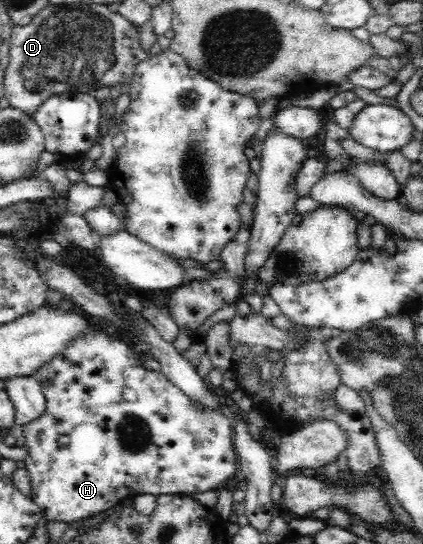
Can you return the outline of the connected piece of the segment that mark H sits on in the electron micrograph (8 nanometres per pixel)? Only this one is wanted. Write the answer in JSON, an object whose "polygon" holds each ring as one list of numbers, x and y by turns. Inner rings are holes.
{"polygon":[[94,329,92,332,78,337,68,343,66,350,62,354,56,355,50,362,42,365,36,371,36,378,40,380,43,393,46,397,46,410,44,414,36,419,21,426,21,433,25,437,24,446,27,455,23,459,25,469,31,480,31,492,29,494,32,503,39,509,40,516,45,518,49,525,51,522,69,524,84,518,89,518,94,514,109,510,119,501,126,498,137,497,138,495,151,494,161,496,170,494,171,496,182,495,184,493,198,494,204,491,214,490,220,483,234,475,238,466,238,458,233,449,233,430,231,419,227,418,221,410,211,410,199,406,191,401,185,394,179,391,160,371,150,370,141,366,137,362,137,355,131,350,131,346,125,344,121,338,109,335,107,331],[123,389,133,389,137,393,136,401,126,401,123,398]]}

